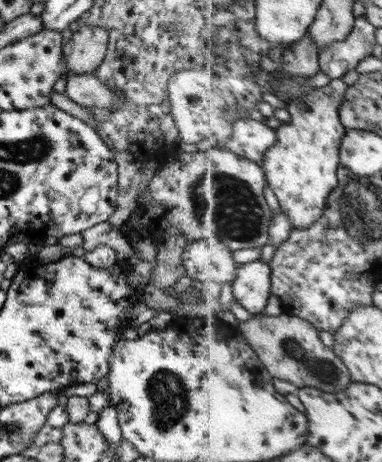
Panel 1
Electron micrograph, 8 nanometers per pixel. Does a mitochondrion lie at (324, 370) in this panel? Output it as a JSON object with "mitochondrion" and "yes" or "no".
{"mitochondrion":"yes"}

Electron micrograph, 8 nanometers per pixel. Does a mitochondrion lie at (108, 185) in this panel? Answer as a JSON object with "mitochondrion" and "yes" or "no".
{"mitochondrion":"no"}

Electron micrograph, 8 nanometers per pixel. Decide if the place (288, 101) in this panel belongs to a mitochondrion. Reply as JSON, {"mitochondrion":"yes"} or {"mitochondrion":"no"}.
{"mitochondrion":"no"}

